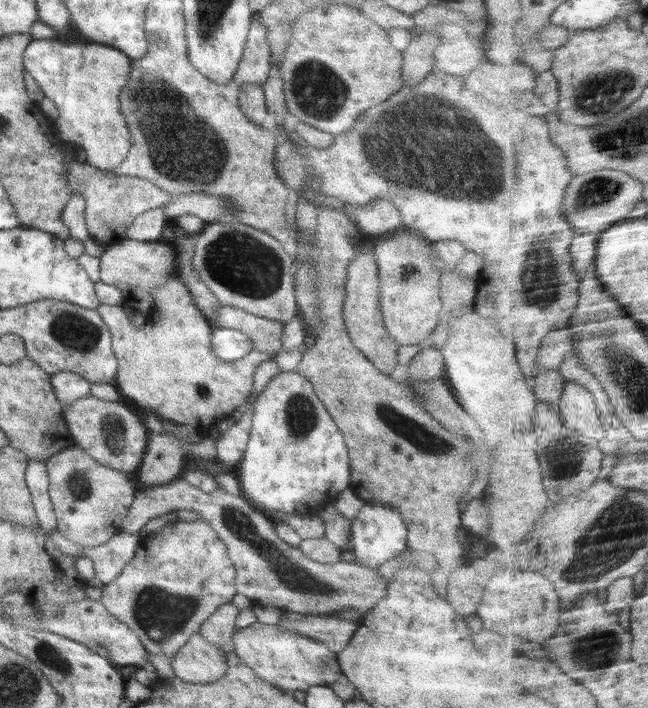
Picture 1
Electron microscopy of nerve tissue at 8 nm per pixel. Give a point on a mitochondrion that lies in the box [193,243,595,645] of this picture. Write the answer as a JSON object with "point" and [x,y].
{"point":[242,527]}

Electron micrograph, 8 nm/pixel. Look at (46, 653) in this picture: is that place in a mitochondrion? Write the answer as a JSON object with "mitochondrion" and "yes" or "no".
{"mitochondrion":"yes"}

